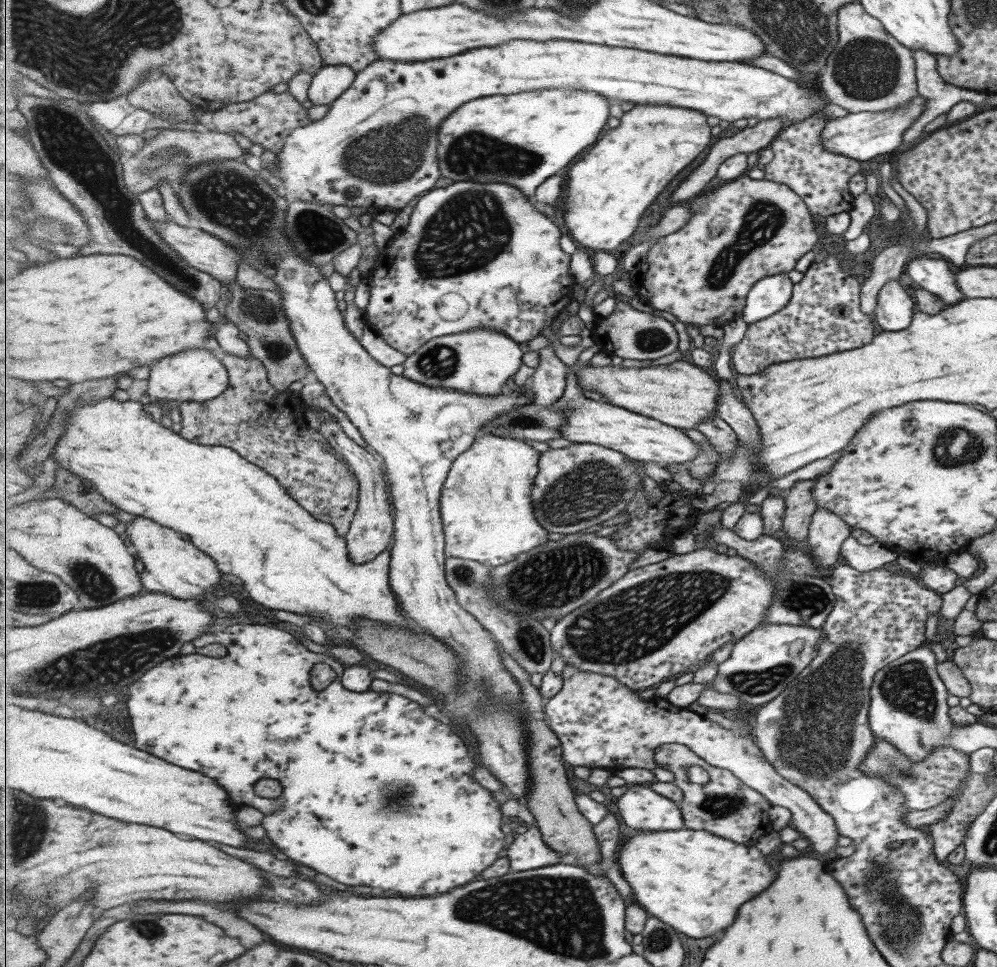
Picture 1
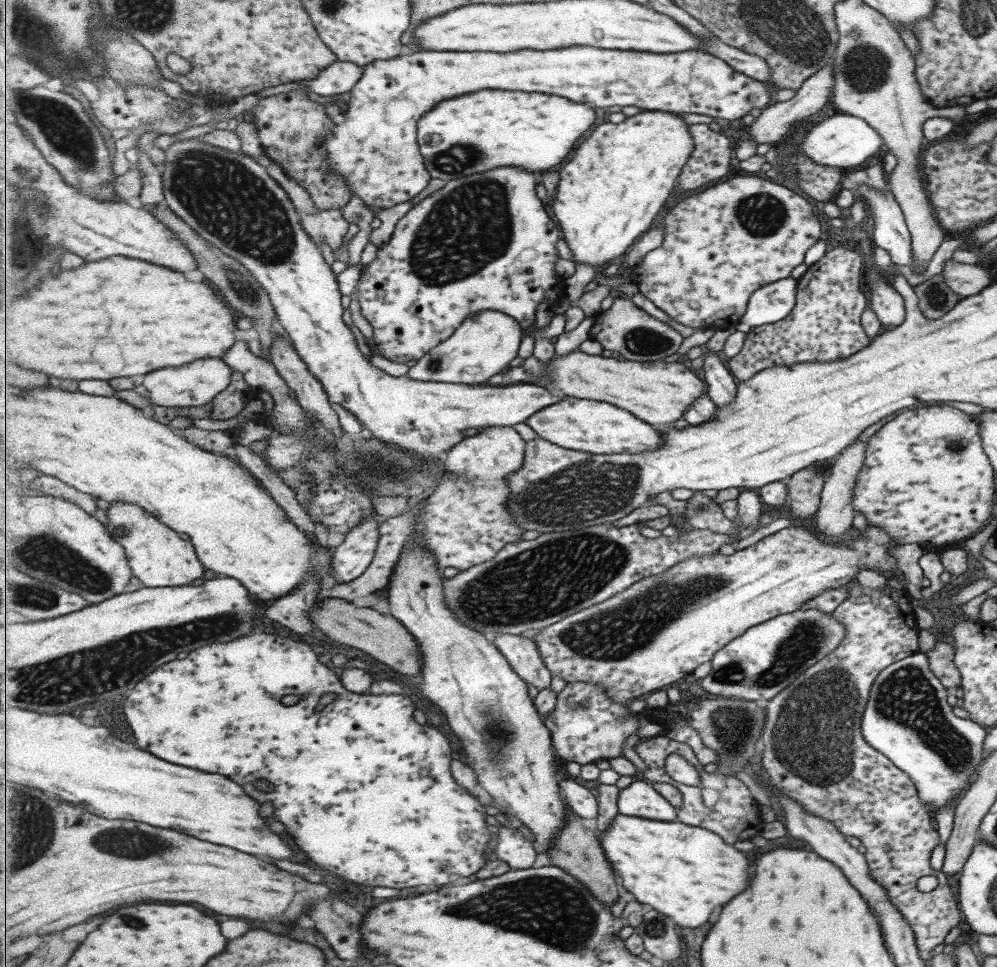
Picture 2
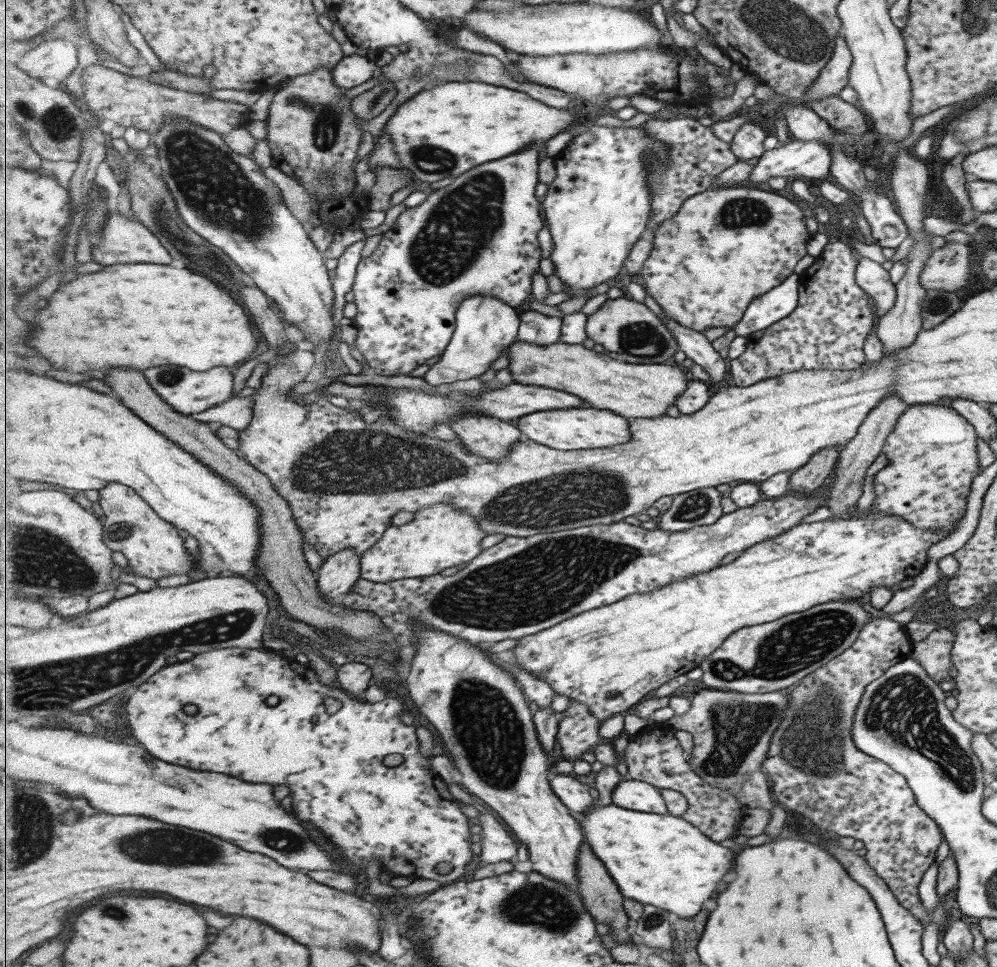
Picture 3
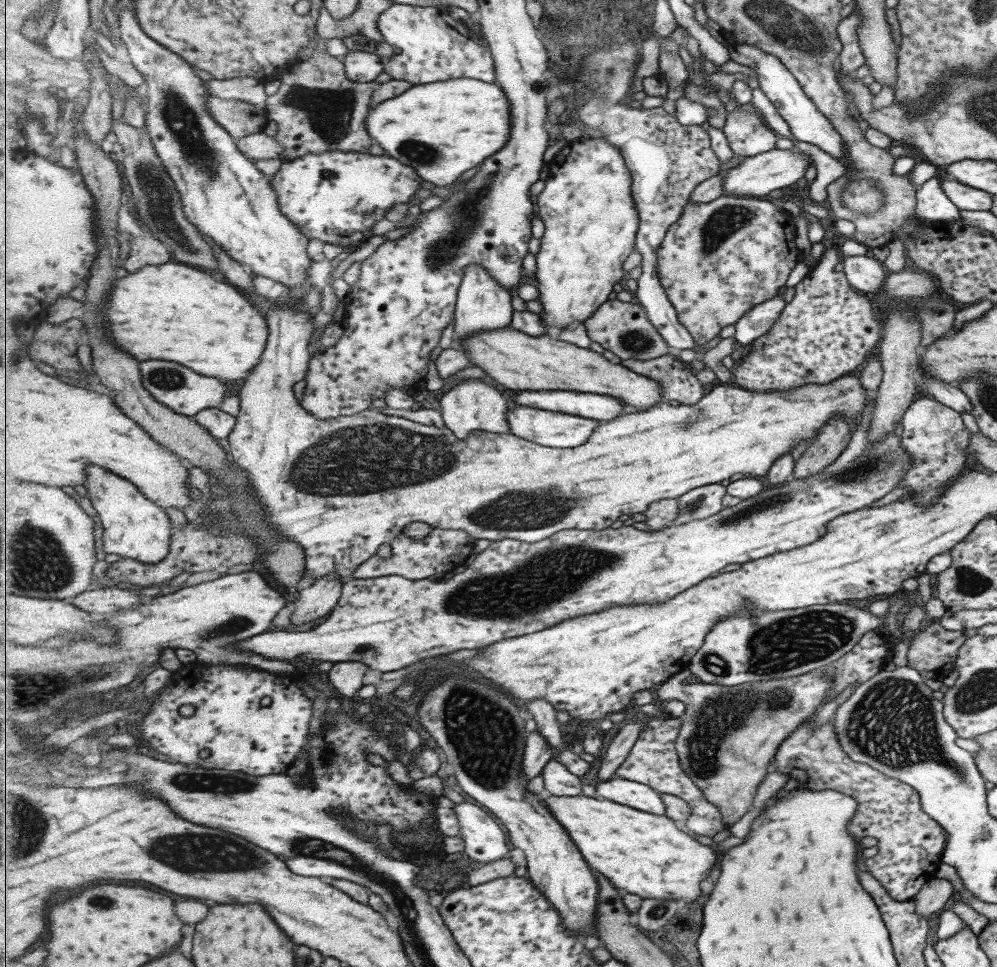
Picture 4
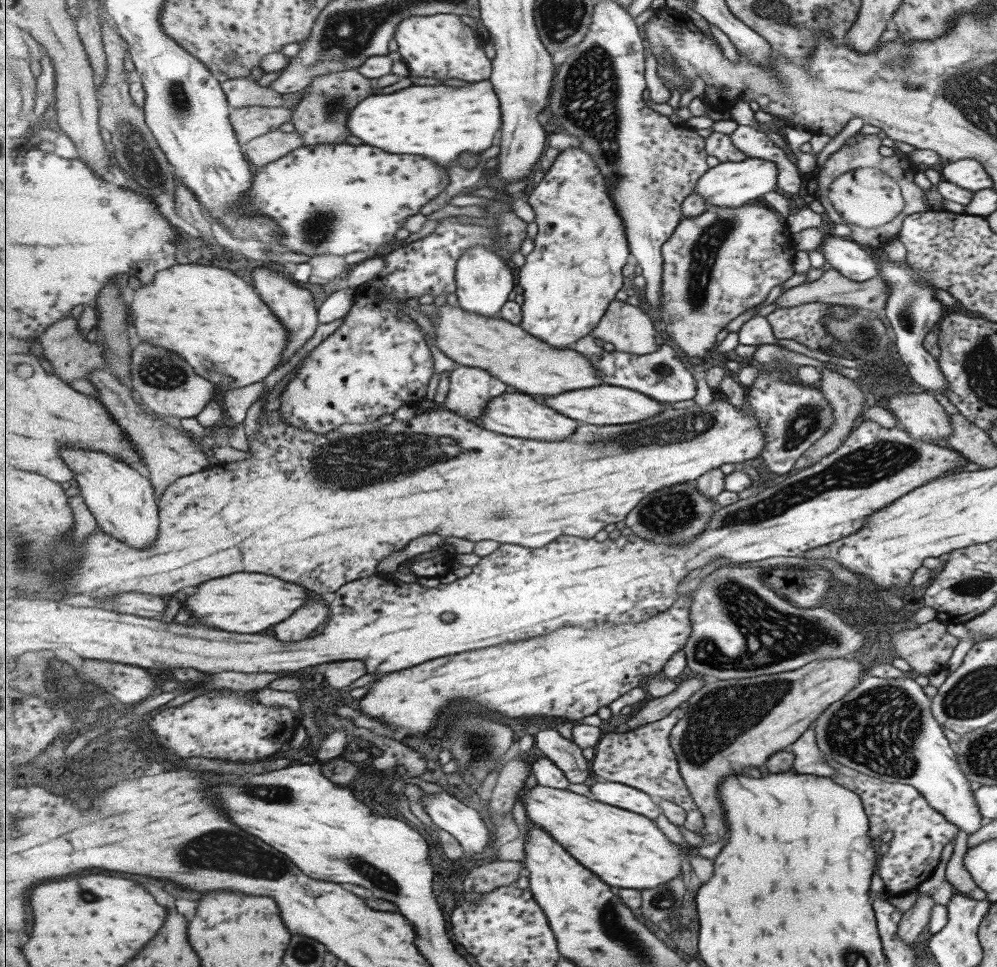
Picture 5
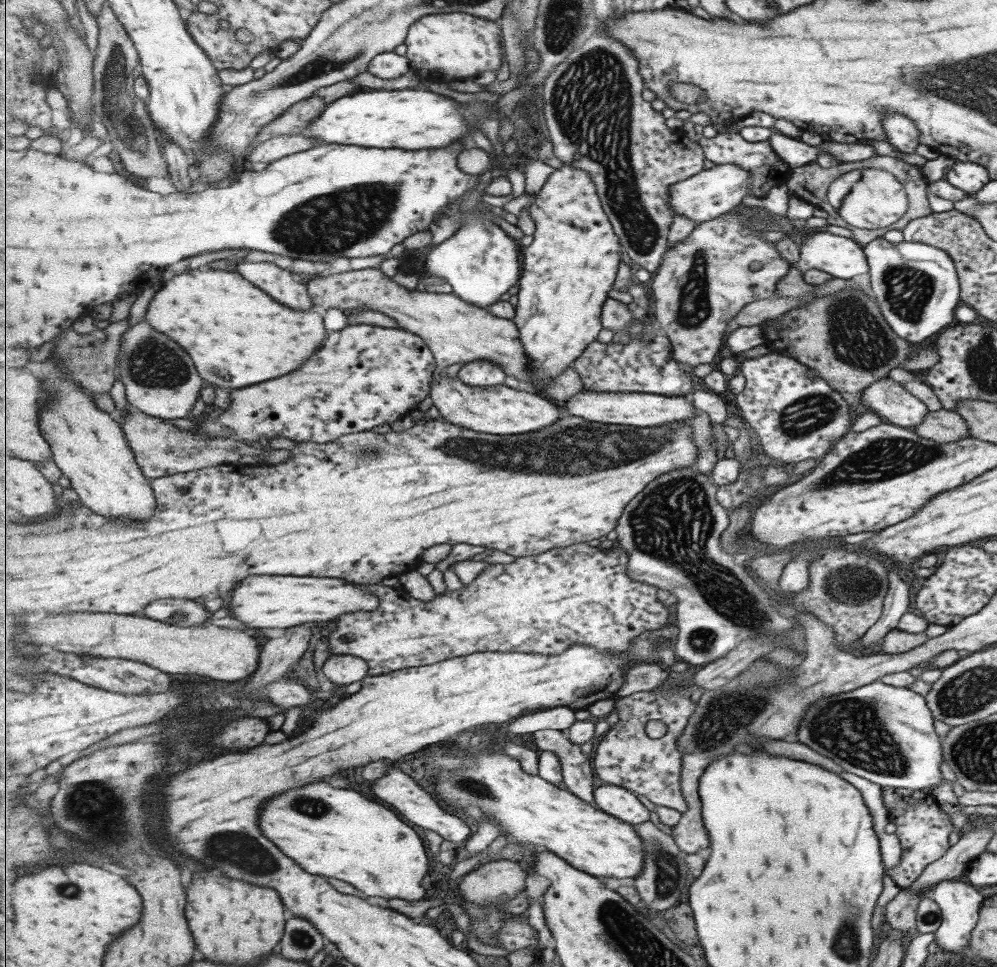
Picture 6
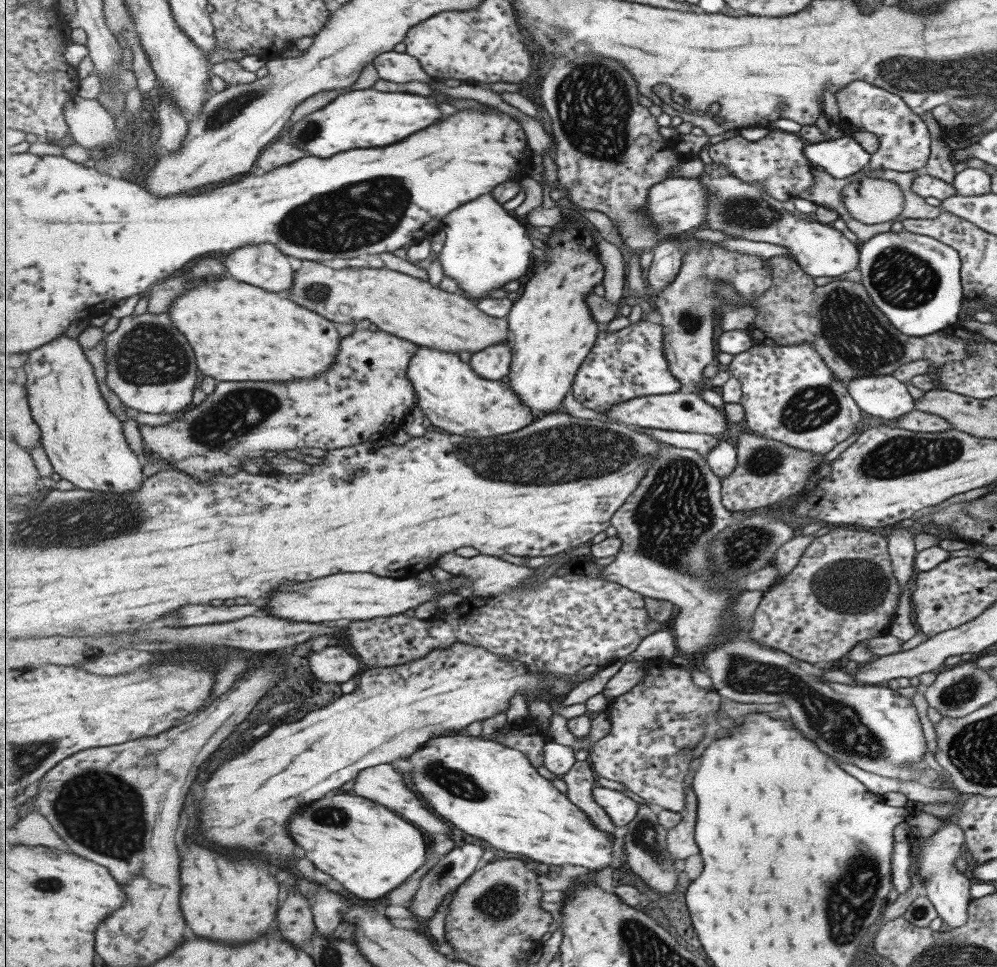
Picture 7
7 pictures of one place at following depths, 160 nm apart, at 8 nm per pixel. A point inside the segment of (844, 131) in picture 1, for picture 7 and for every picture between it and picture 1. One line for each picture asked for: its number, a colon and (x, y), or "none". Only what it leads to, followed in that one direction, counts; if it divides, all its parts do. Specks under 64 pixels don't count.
2: (841, 140)
3: (795, 159)
4: (756, 176)
5: (732, 184)
6: (713, 193)
7: (678, 206)

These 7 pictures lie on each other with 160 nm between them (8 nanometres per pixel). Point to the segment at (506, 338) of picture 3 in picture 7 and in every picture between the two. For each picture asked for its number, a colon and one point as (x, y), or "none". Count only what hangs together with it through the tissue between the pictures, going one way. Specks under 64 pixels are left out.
4: (483, 304)
5: (485, 279)
6: (480, 261)
7: (486, 246)

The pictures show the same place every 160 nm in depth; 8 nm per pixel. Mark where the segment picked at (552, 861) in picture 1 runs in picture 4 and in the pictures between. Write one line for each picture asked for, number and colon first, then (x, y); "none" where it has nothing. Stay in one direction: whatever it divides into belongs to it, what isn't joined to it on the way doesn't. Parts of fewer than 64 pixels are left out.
2: (512, 846)
3: (497, 844)
4: (485, 841)

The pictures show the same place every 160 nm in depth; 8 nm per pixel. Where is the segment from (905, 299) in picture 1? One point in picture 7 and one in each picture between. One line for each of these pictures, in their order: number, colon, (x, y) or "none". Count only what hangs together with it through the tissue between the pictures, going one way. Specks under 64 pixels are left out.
2: (887, 305)
3: (874, 281)
4: (863, 273)
5: (853, 261)
6: (840, 257)
7: (737, 209)

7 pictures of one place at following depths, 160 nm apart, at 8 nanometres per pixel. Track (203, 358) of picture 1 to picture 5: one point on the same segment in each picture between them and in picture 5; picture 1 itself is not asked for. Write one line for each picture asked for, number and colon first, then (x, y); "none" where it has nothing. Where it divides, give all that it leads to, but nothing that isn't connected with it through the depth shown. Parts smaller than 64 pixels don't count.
2: (194, 384)
3: (190, 392)
4: (176, 386)
5: (168, 385)

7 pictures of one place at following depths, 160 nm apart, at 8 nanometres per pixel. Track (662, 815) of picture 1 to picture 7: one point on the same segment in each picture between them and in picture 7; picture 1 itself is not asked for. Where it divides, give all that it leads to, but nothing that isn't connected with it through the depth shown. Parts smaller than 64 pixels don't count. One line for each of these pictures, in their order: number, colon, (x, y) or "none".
2: (640, 798)
3: (633, 794)
4: (633, 794)
5: (625, 796)
6: (621, 802)
7: (622, 809)

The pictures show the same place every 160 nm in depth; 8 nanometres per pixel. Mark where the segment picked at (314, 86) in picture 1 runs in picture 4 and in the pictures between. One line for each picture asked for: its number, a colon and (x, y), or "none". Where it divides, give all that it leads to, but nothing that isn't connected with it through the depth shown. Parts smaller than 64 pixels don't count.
2: (341, 77)
3: (353, 70)
4: (361, 66)

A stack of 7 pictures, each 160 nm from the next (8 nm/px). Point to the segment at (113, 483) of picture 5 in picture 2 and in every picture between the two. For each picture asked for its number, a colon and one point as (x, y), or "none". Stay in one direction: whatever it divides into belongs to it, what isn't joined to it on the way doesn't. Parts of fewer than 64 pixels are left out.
2: (159, 557)
3: (154, 548)
4: (134, 526)

